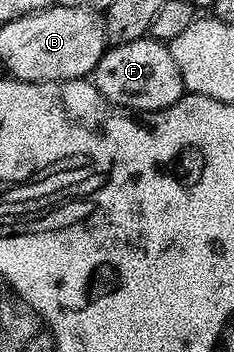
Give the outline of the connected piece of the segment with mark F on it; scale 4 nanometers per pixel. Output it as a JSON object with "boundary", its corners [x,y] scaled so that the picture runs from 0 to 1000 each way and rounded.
{"boundary":[[[650,102],[470,128],[397,196],[389,230],[462,290],[547,313],[709,313],[799,264],[748,159],[709,122]]]}

